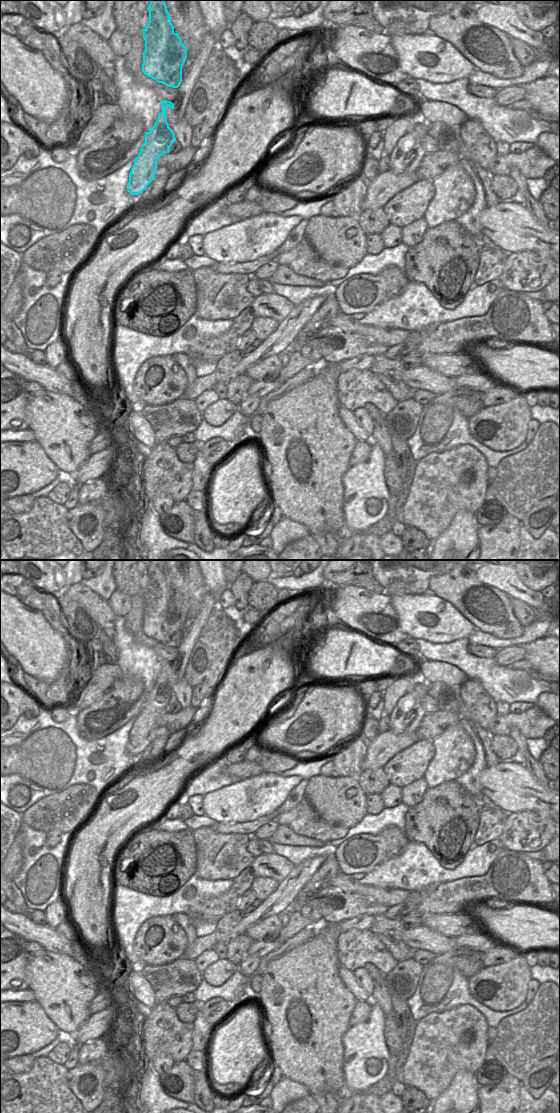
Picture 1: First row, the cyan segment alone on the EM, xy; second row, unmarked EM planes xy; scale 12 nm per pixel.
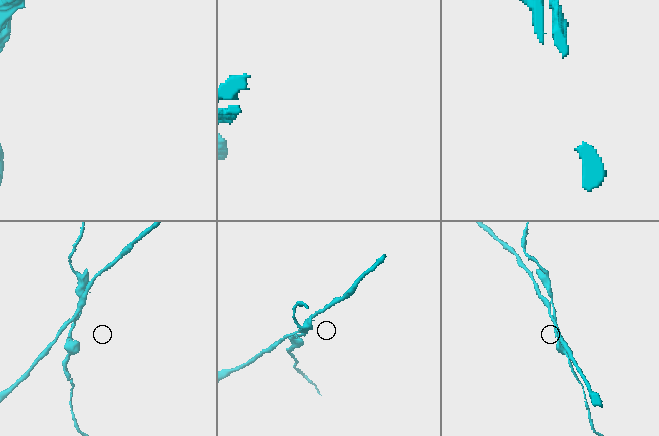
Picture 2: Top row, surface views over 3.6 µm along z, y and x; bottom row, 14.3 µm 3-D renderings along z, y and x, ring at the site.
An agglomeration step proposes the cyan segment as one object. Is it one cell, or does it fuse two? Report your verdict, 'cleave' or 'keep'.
cleave

